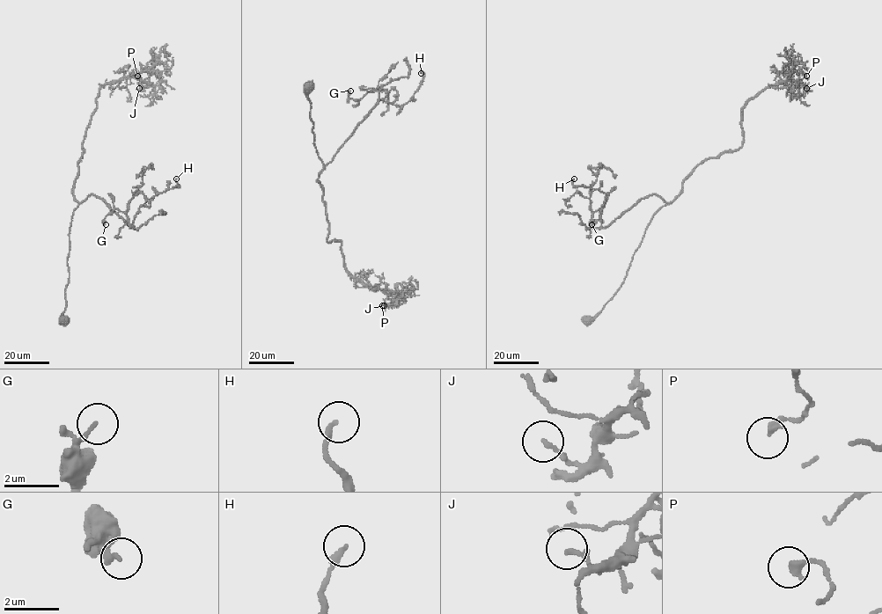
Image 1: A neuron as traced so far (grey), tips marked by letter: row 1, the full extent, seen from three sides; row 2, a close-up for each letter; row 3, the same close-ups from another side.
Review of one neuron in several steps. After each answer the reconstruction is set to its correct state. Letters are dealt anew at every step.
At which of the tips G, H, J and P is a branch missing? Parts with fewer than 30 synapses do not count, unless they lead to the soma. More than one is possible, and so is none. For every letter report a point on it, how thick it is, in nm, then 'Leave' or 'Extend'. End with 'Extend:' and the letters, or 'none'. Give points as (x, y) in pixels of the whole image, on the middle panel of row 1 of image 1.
G: Place: (350, 91). Thickness 180 nm. Leave
H: Place: (421, 73). Thickness 220 nm. Leave
J: Place: (384, 305). Thickness 190 nm. Leave
P: Place: (382, 305). Thickness 280 nm. Leave
Extend: none

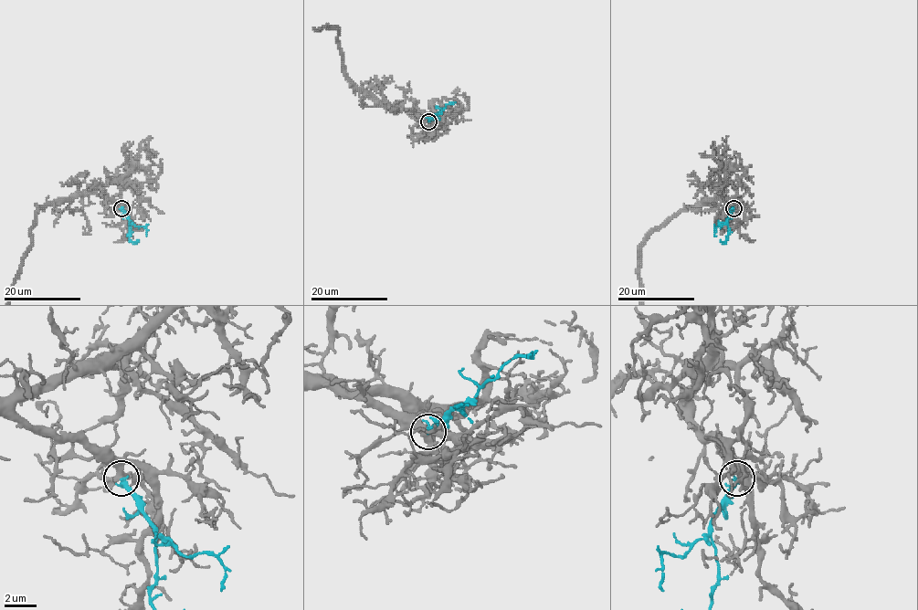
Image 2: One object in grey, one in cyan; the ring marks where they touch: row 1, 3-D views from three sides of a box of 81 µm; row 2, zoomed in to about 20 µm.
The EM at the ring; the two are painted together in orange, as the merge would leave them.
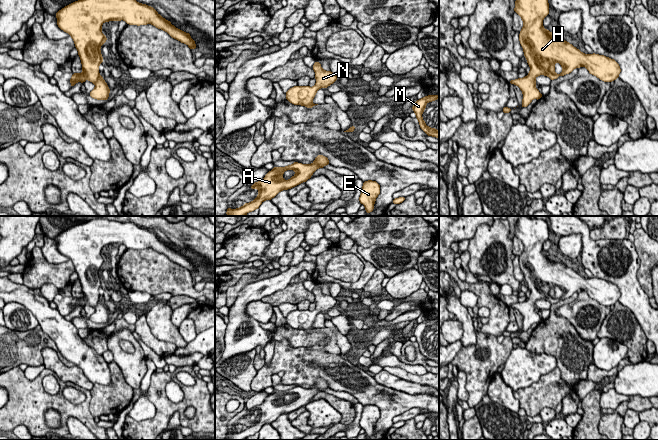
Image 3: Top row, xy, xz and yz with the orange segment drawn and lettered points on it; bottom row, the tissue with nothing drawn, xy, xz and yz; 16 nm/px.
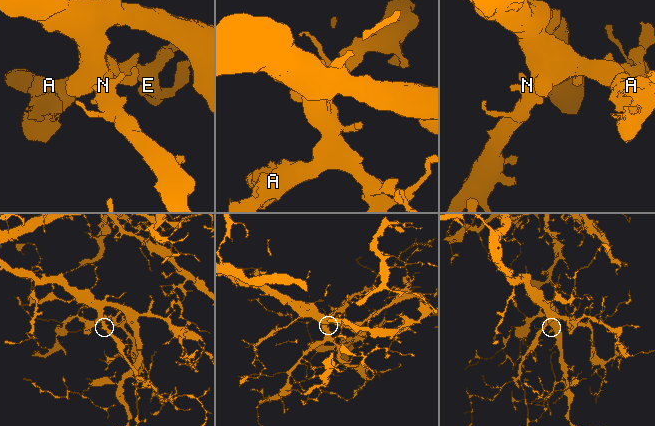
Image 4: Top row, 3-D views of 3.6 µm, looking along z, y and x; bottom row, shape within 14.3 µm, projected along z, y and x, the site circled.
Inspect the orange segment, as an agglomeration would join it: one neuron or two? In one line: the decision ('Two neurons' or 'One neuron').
One neuron

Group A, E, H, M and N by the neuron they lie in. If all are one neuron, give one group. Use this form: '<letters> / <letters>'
A E H M N

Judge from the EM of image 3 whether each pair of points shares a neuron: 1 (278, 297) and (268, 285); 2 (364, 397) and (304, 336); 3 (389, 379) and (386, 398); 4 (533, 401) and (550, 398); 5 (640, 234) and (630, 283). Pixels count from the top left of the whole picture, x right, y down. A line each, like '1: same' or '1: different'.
1: different
2: different
3: different
4: same
5: different

